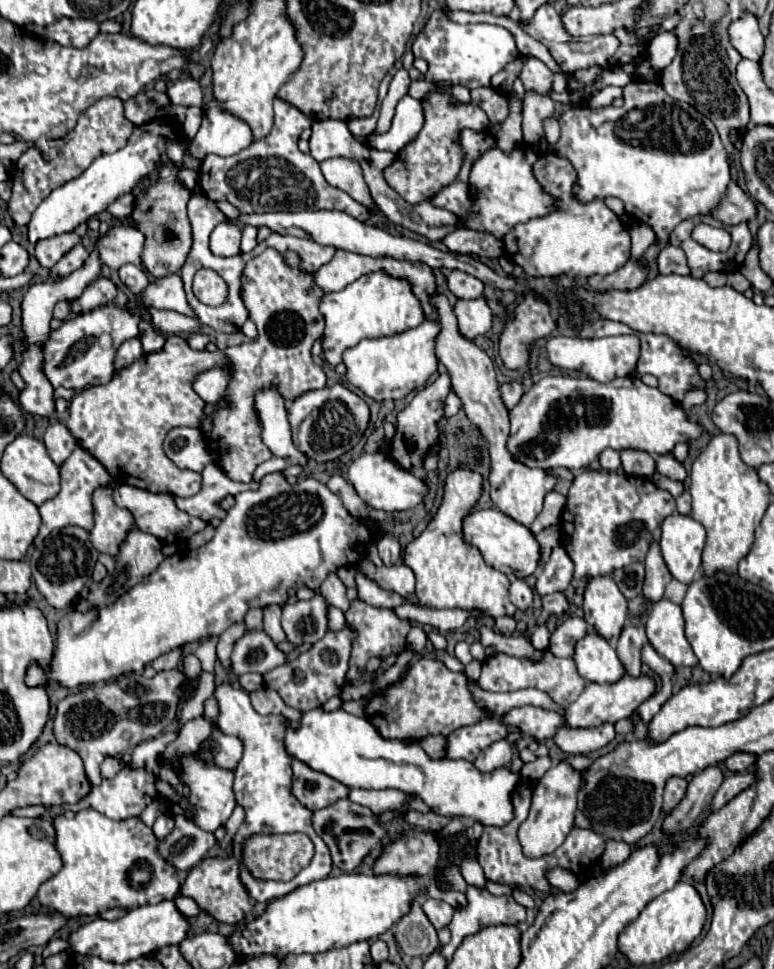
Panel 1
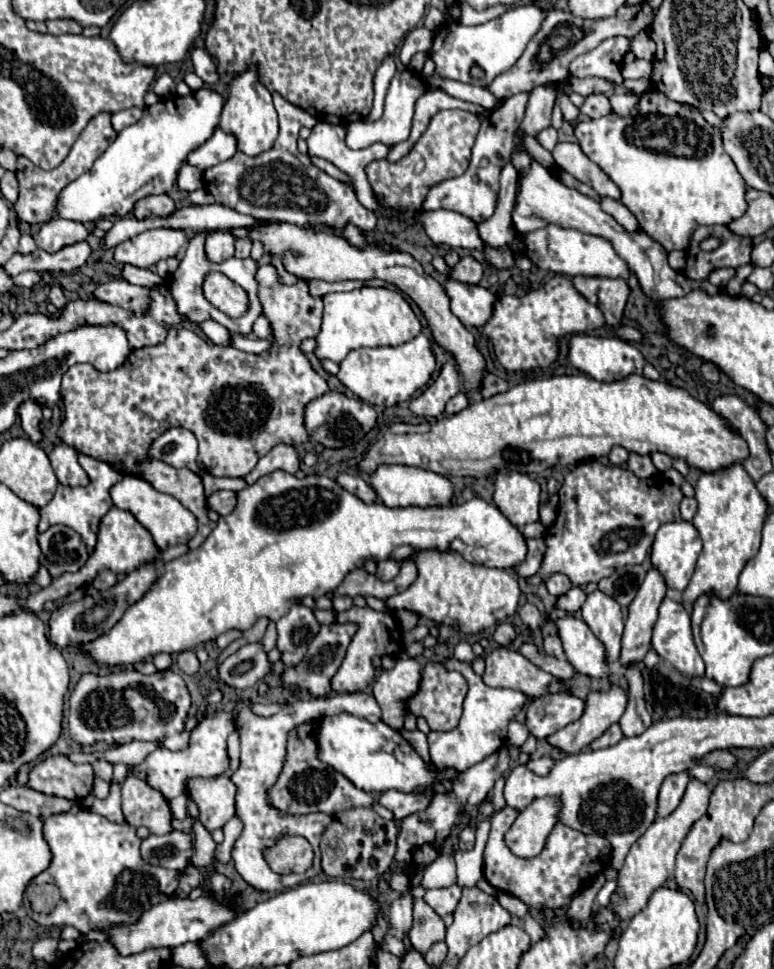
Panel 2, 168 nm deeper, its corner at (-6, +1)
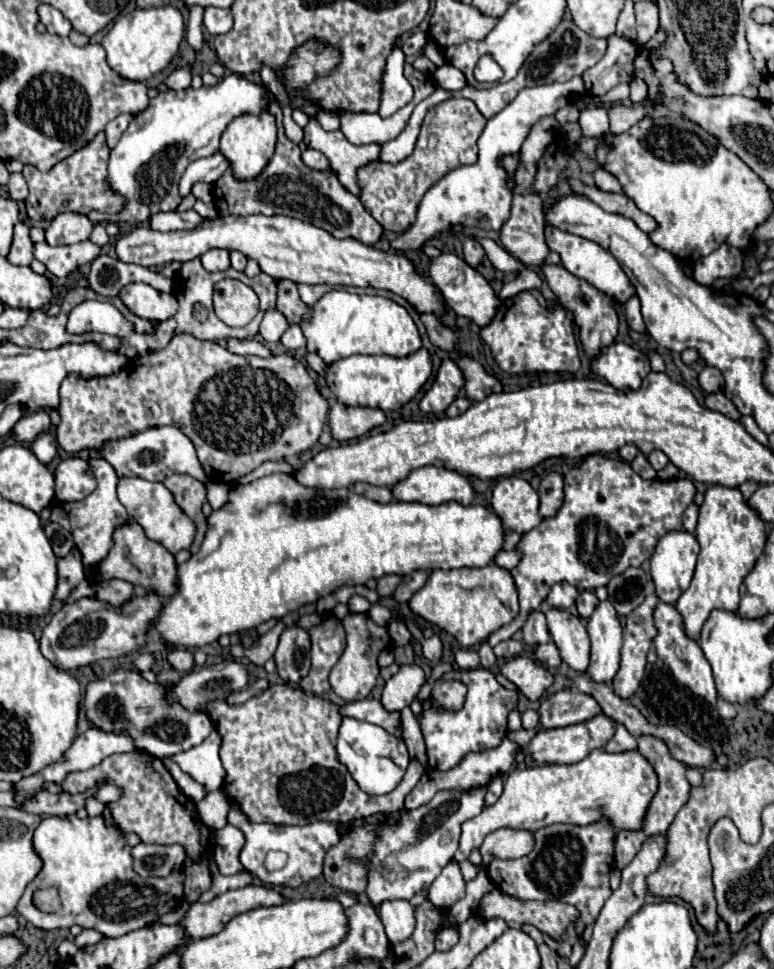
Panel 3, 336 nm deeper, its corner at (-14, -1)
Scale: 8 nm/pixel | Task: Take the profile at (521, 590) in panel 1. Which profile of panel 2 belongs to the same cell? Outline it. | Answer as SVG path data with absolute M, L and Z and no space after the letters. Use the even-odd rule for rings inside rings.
M524 603L524 605L520 607L518 615L520 615L522 623L528 625L530 629L538 629L538 627L542 625L542 615L540 615L540 611L536 609L536 605L532 605L532 603Z

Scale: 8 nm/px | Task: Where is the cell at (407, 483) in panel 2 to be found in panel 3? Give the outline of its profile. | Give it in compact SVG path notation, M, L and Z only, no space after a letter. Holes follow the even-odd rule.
M420 467L414 469L406 479L398 481L392 487L392 495L398 501L418 501L428 505L440 505L446 501L470 505L474 499L474 489L470 481L456 471Z

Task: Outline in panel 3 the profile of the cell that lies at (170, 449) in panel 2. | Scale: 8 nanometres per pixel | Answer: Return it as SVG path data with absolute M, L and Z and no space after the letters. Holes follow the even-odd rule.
M150 427L134 437L106 443L100 451L98 449L80 451L78 457L86 459L86 461L94 459L94 457L104 457L106 461L110 461L114 465L114 469L120 477L142 477L146 481L164 481L172 473L188 473L188 475L200 479L202 483L208 481L204 475L204 469L198 461L192 441L184 433L180 433L180 429L176 429L176 427Z

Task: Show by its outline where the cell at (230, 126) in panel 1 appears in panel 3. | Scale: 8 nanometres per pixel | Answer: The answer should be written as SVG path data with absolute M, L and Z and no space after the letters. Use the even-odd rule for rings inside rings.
M216 151L212 157L204 157L204 159L194 161L192 165L188 165L186 173L180 179L180 195L186 197L196 181L214 183L228 169L228 165L230 165L228 159L220 151Z

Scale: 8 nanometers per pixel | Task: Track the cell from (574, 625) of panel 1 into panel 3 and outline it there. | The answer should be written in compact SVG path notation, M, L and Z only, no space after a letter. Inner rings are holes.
M548 641L544 645L538 645L536 649L536 659L544 665L544 667L560 667L562 665L562 657L560 651L556 647L554 641Z

